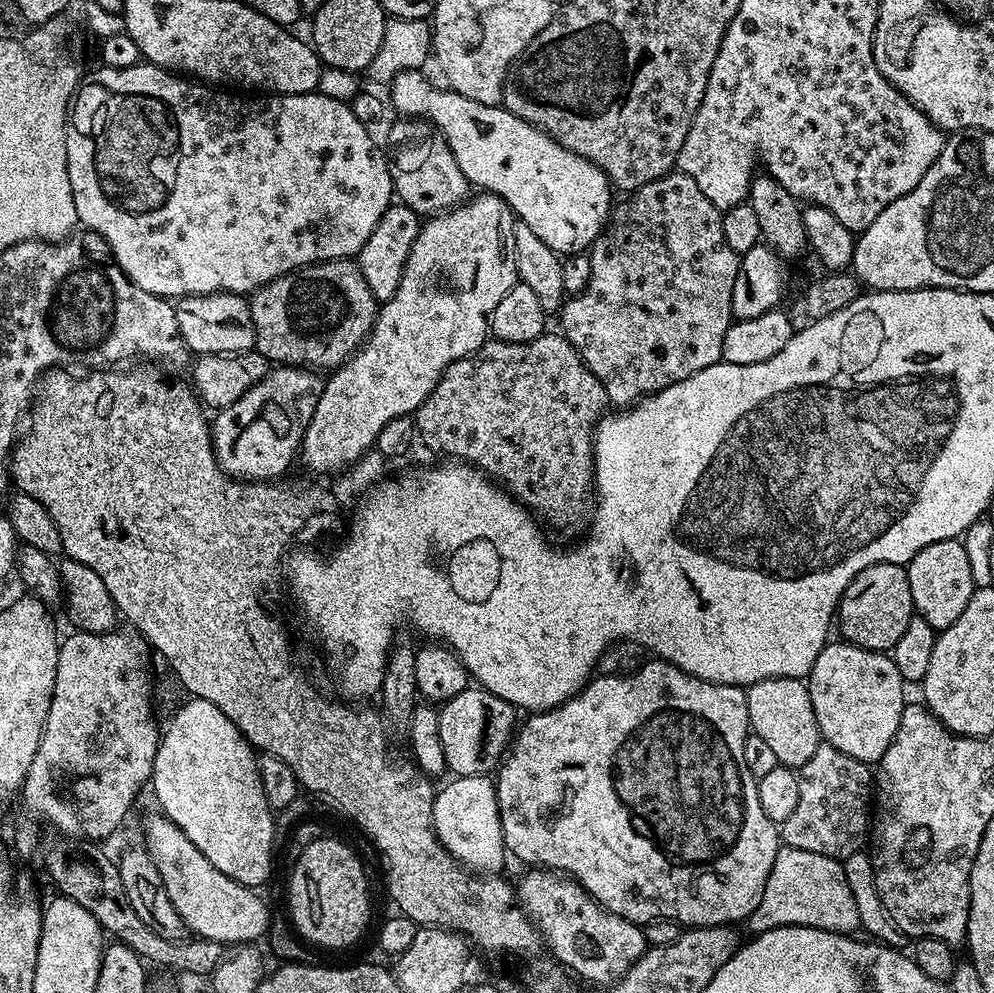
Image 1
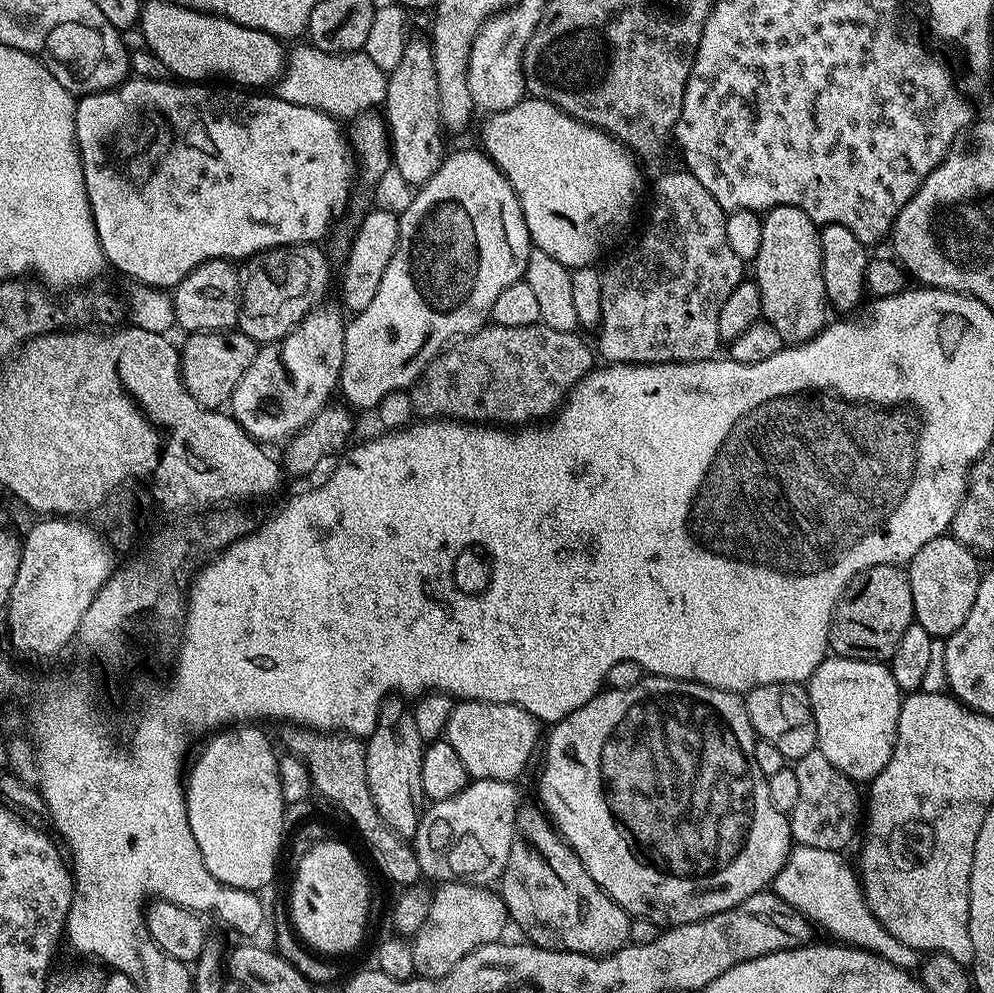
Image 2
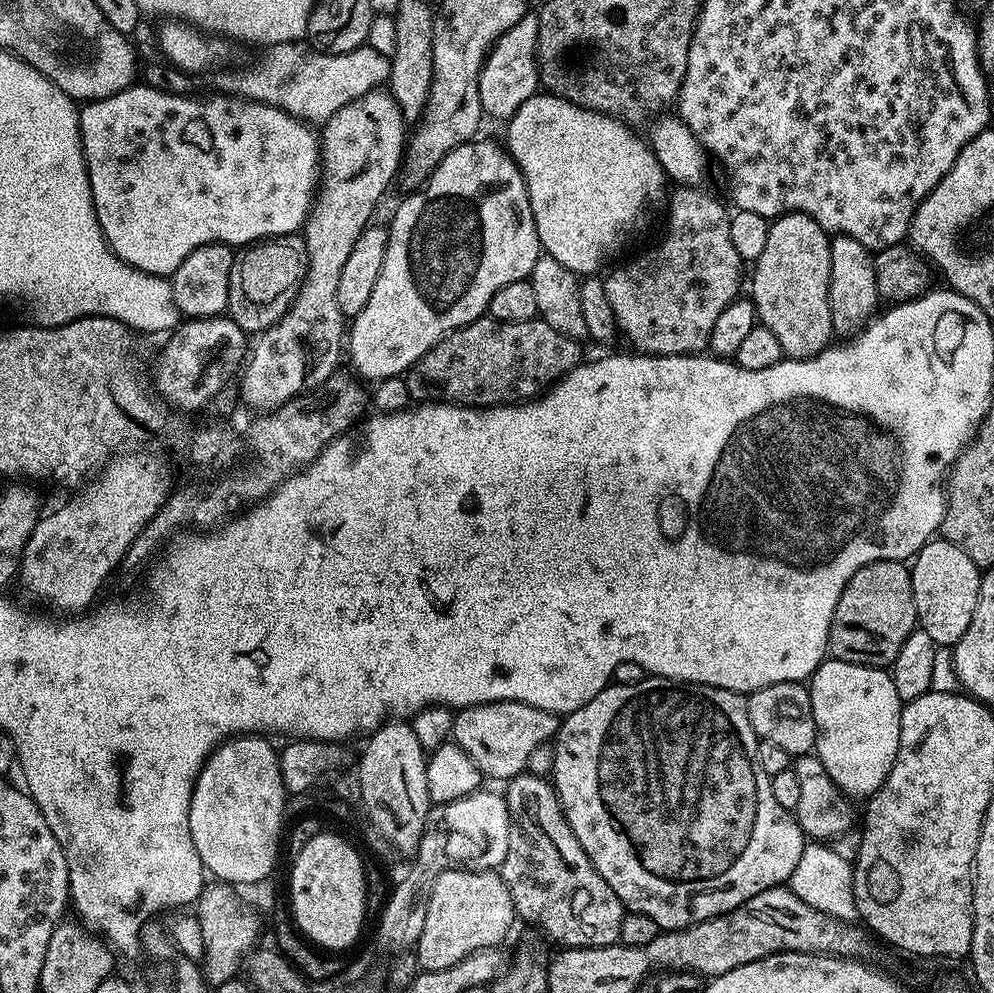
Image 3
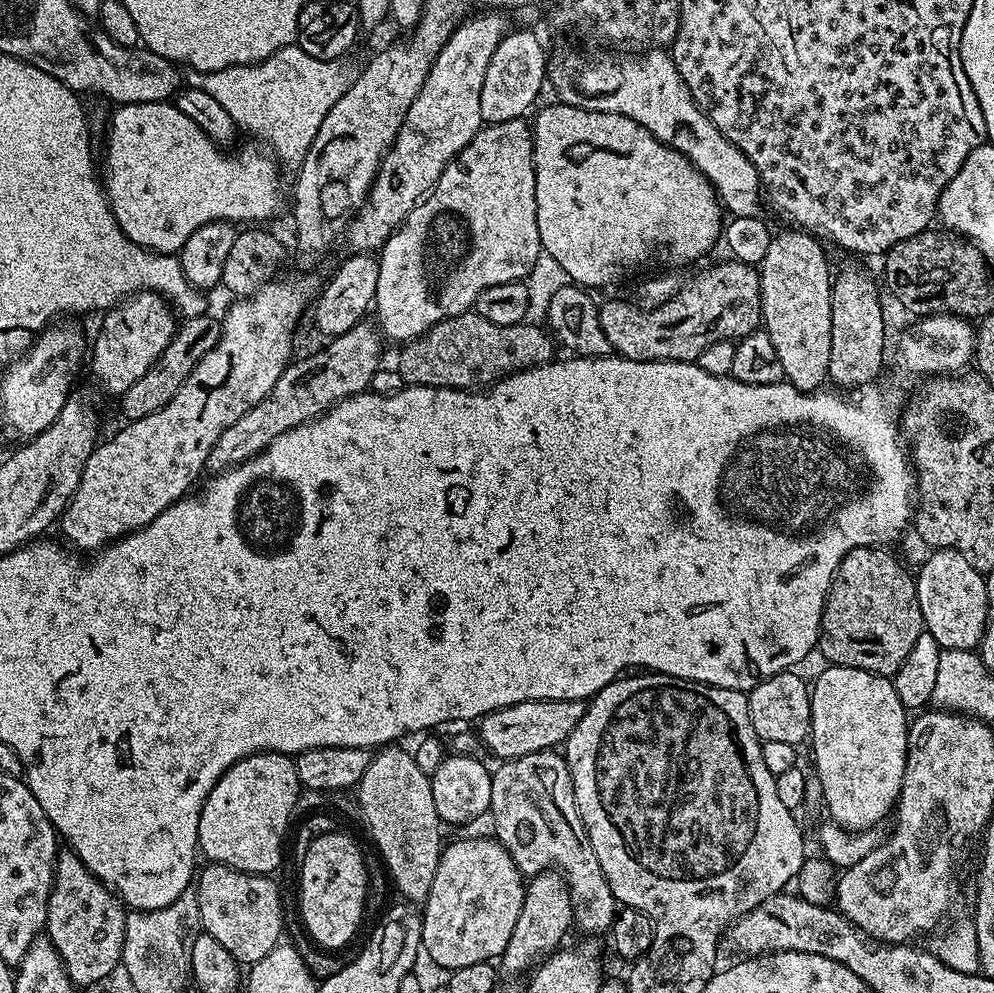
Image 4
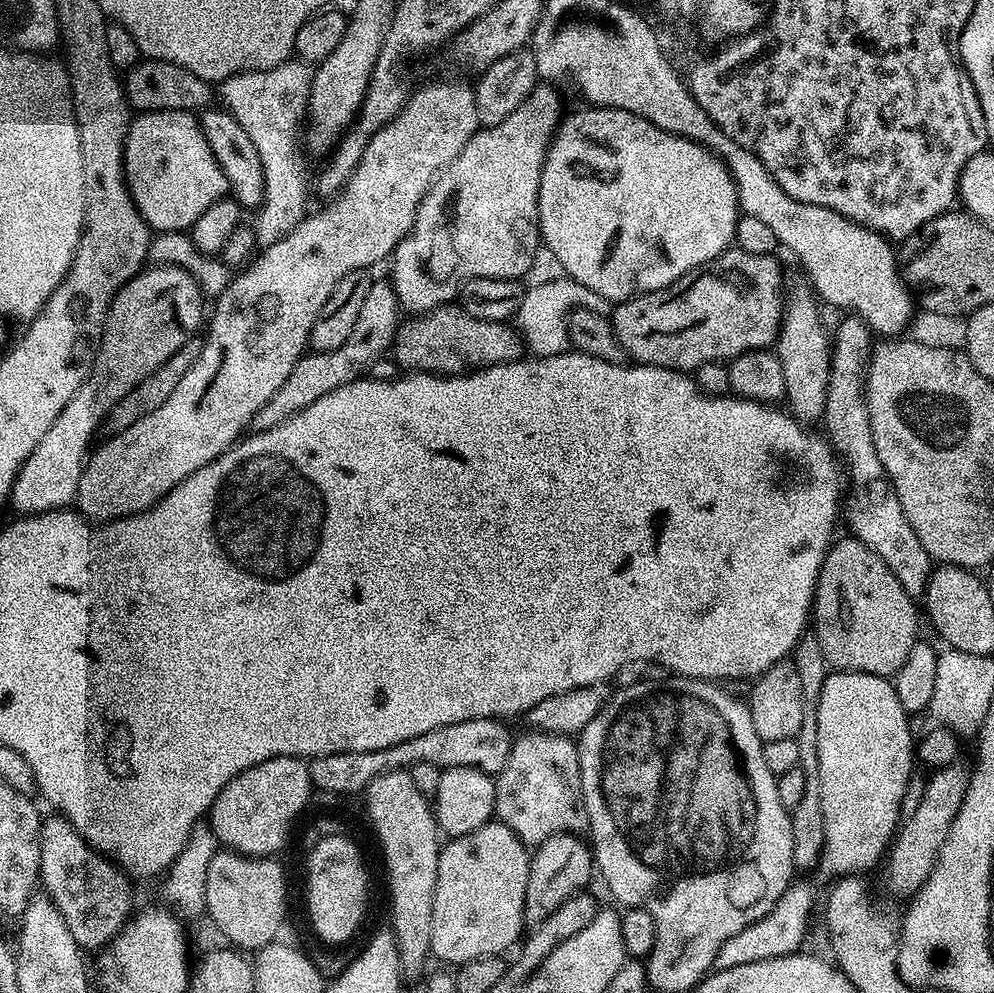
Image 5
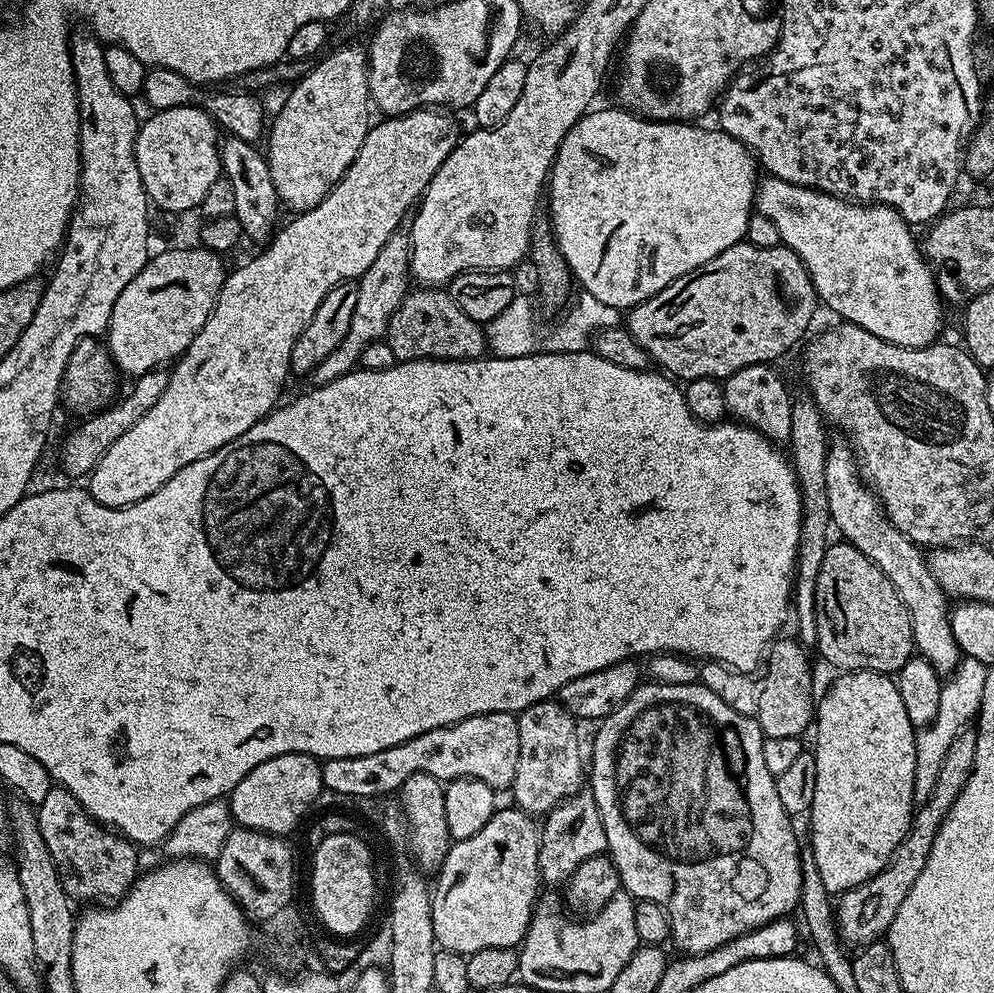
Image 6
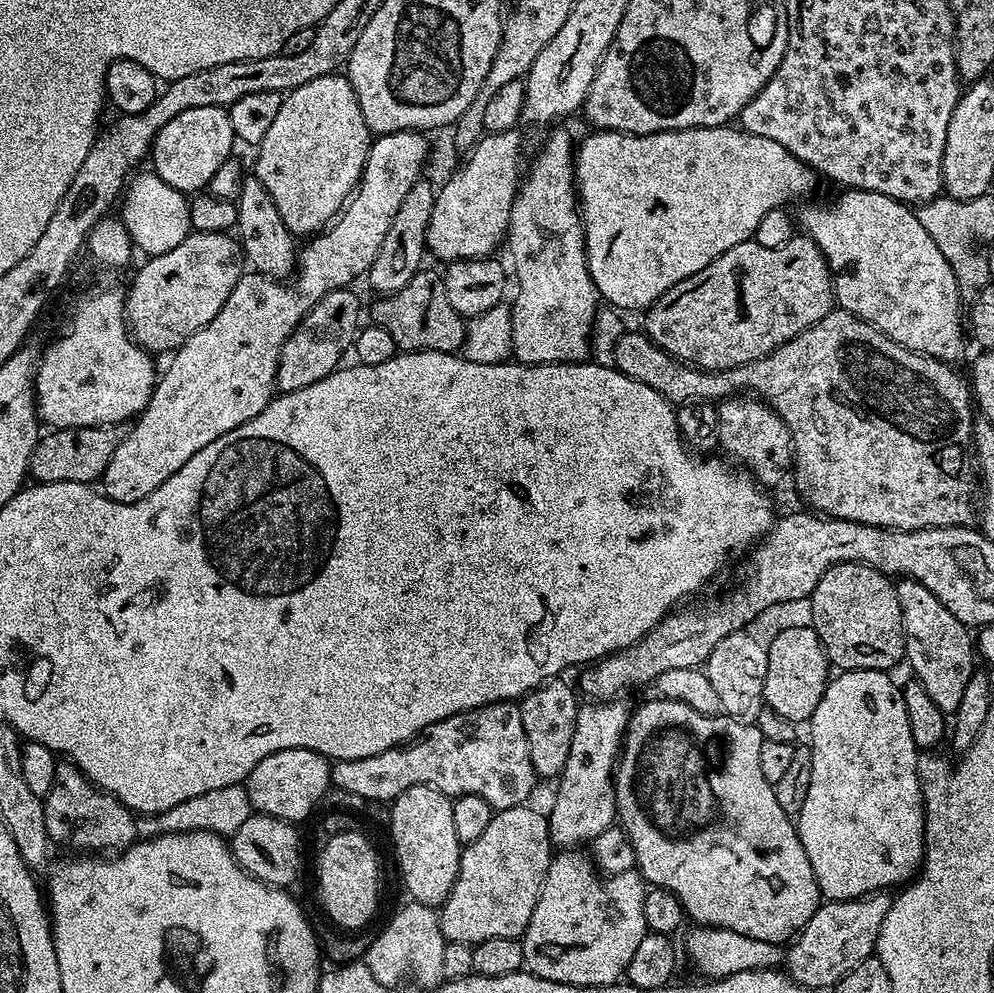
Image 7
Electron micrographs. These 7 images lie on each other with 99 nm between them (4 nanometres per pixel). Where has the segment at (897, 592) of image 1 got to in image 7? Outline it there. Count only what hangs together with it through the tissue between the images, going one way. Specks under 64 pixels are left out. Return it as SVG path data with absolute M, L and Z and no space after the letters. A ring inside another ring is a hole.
M835 564L814 586L811 600L813 604L813 624L811 628L818 634L828 655L829 665L840 670L861 668L862 670L892 670L896 663L904 660L904 631L902 630L902 606L898 602L896 584L877 568L868 564Z

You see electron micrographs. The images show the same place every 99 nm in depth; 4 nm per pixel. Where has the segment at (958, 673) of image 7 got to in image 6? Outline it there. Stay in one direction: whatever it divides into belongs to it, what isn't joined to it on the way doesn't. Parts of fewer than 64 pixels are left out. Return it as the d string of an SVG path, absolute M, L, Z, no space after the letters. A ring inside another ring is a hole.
M829 443L826 458L826 498L830 498L832 528L840 531L847 543L862 550L862 554L890 578L890 586L898 590L898 598L902 598L902 606L906 606L910 614L915 651L926 658L936 672L951 674L960 664L962 653L954 640L954 630L950 630L950 598L942 586L938 586L938 578L934 578L921 545L906 538L906 534L902 534L884 513L883 504L860 471L851 443L843 443Z

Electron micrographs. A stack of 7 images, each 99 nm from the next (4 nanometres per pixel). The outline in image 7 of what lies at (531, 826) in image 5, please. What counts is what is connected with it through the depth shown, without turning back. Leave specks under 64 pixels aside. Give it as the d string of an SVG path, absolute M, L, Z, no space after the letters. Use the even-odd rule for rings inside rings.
M549 678L545 684L539 684L531 692L527 692L518 704L522 714L522 730L526 730L526 742L530 746L530 762L534 762L534 770L537 777L559 777L562 769L566 766L566 758L570 758L570 738L574 738L574 726L576 715L580 709L578 692L564 681L564 678Z

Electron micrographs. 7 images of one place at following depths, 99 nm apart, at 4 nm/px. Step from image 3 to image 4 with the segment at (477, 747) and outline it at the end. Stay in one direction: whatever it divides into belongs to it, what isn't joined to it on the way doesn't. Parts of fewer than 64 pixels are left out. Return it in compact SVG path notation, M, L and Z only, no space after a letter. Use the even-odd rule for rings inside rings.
M531 700L518 702L514 706L499 708L487 712L478 721L478 740L484 744L503 762L522 758L526 754L546 752L563 745L568 736L582 722L582 714L586 707L582 700Z

